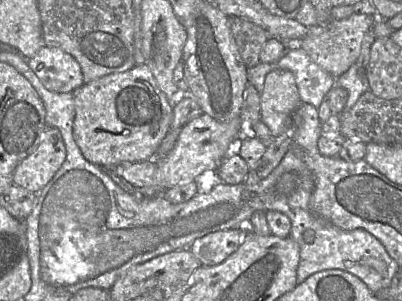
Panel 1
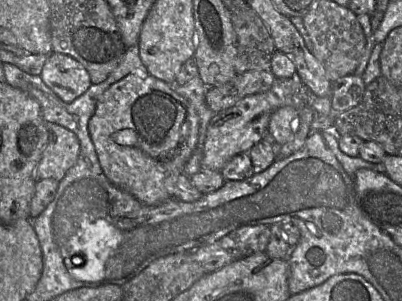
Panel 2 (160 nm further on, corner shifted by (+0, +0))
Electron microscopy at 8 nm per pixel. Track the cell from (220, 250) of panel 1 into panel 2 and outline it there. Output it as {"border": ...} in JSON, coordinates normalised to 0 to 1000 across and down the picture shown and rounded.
{"border":[[[607,751],[535,804],[587,860],[662,837],[672,791],[672,751]]]}

